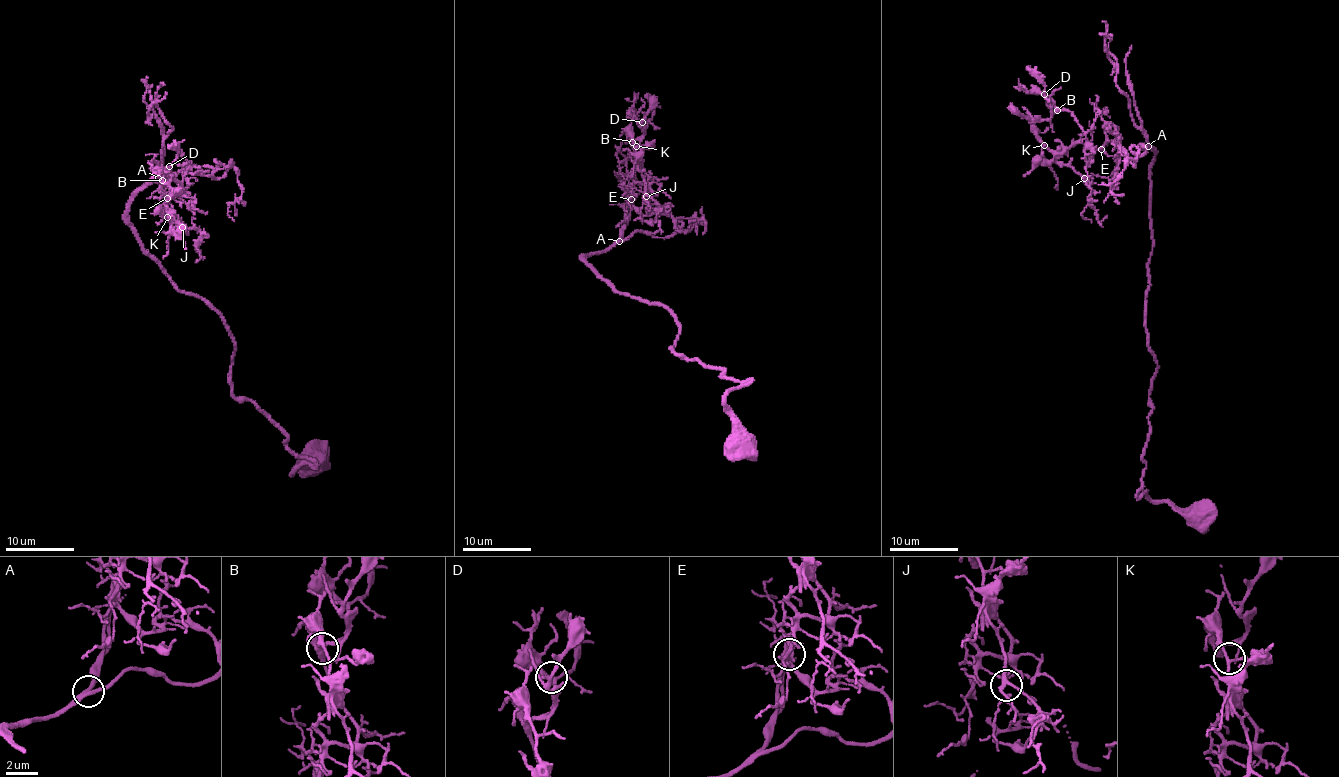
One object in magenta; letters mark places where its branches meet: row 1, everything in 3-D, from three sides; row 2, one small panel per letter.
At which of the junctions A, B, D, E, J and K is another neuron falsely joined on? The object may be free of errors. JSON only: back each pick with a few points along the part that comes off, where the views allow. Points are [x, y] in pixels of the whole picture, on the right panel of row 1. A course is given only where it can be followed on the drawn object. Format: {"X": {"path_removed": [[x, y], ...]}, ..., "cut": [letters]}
{"cut": []}

